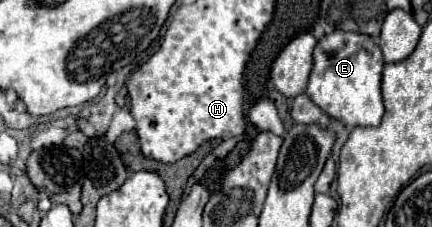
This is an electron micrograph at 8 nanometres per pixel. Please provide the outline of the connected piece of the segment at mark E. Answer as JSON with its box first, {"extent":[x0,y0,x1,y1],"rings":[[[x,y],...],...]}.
{"extent":[306,30,384,126],"rings":[[[336,30],[318,40],[312,54],[312,72],[306,94],[322,112],[346,126],[378,126],[384,114],[380,80],[384,58],[376,38]]]}

